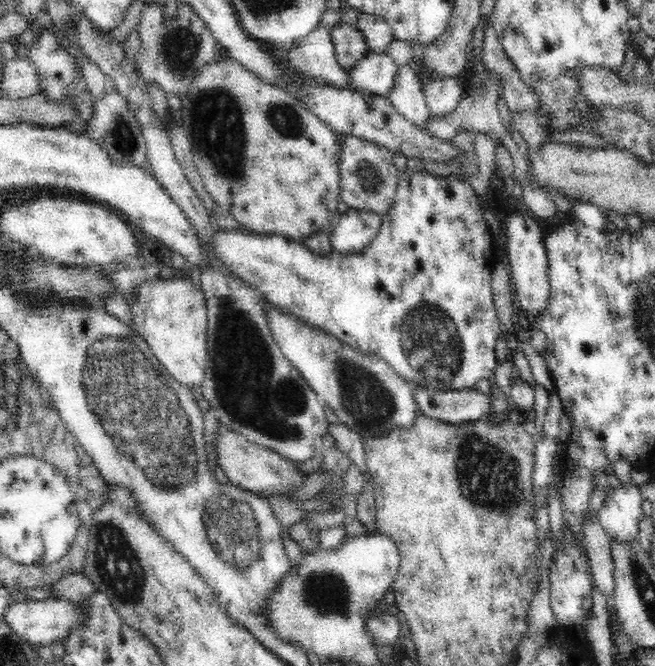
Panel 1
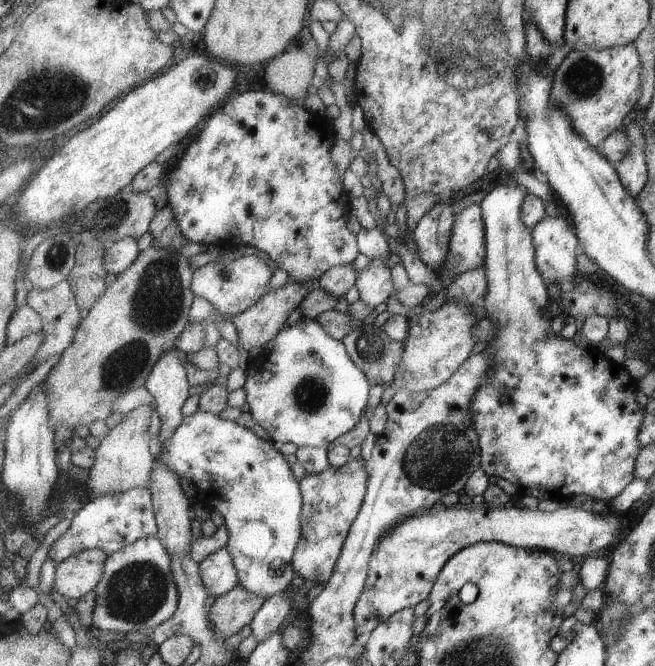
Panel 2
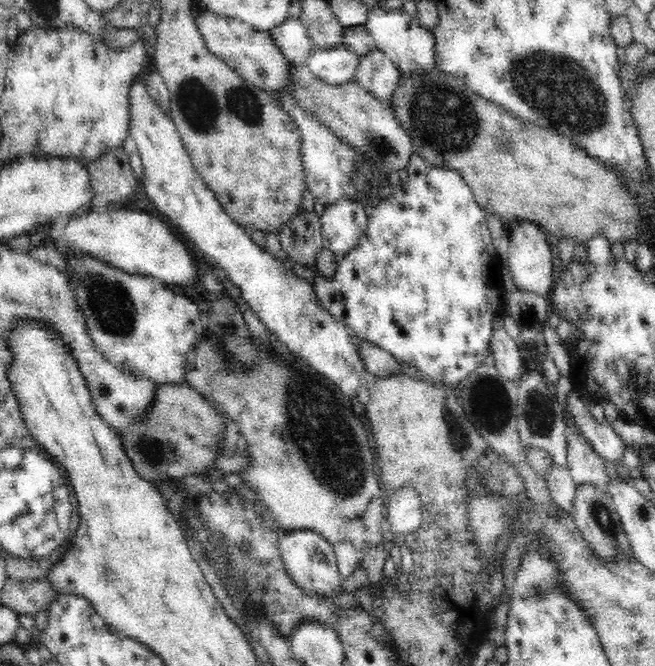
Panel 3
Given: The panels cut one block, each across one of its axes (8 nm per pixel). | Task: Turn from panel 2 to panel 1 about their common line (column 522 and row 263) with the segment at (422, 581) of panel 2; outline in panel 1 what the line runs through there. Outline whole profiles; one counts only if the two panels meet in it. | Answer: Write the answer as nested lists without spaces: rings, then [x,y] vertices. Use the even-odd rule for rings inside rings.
[[[512,212],[508,218],[506,218],[506,254],[508,254],[508,267],[509,275],[511,278],[512,292],[516,298],[517,305],[524,314],[529,317],[540,315],[549,304],[551,285],[549,280],[549,261],[546,246],[544,243],[544,230],[538,224],[538,219],[528,213],[528,216],[524,214],[518,214],[518,212]]]

